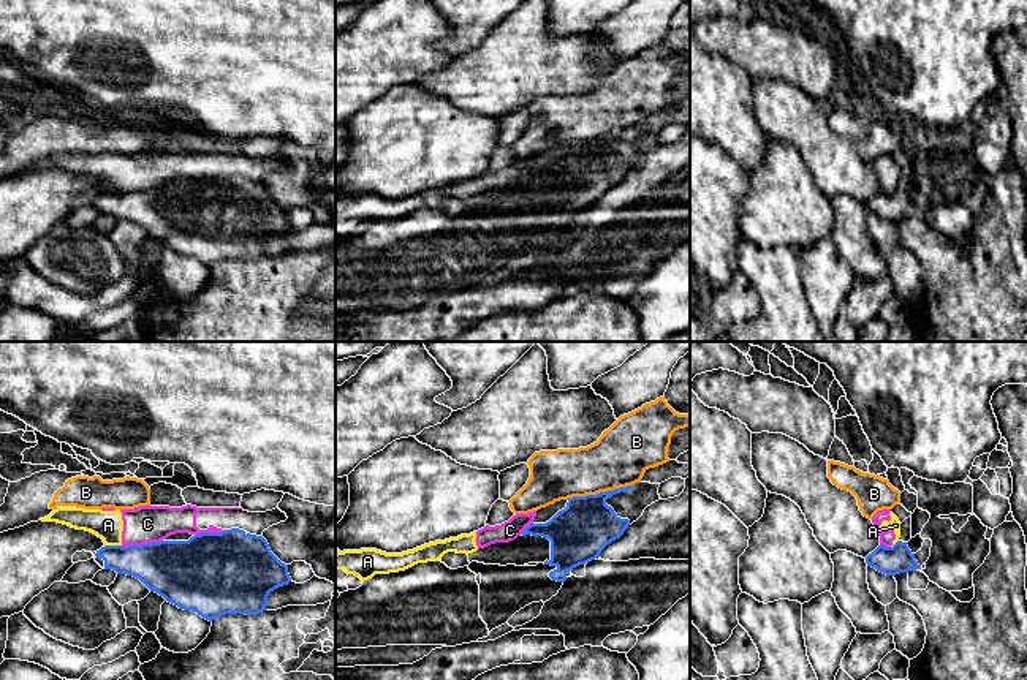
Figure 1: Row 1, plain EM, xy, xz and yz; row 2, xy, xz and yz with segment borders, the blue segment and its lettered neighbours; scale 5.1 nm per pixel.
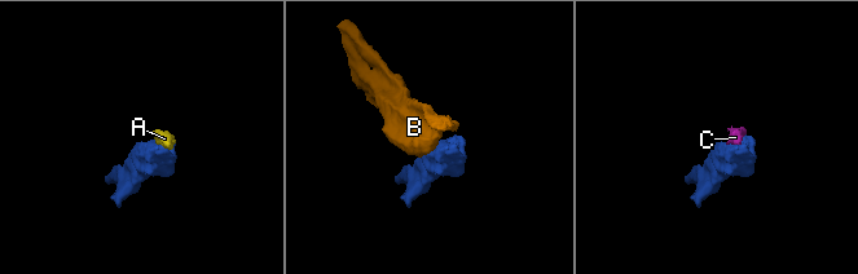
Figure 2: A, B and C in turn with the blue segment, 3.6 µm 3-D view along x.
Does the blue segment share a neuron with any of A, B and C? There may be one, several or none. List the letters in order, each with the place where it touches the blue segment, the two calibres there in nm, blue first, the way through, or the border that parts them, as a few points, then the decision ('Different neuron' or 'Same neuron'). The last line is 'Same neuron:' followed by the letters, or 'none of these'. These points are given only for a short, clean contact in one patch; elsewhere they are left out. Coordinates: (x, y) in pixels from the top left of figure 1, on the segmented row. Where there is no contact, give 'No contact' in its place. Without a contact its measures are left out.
A: Touches blue at xy (113, 546). Thickness 240 nm (blue) against 150 nm. Boundary: xy (105, 544), (121, 546). Different neuron
B: Touches blue at xz (600, 492). Thickness 300 nm (blue) against 280 nm. Different neuron
C: Touches blue at xy (143, 544). Thickness 320 nm (blue) against 190 nm. Different neuron
Same neuron: none of these

